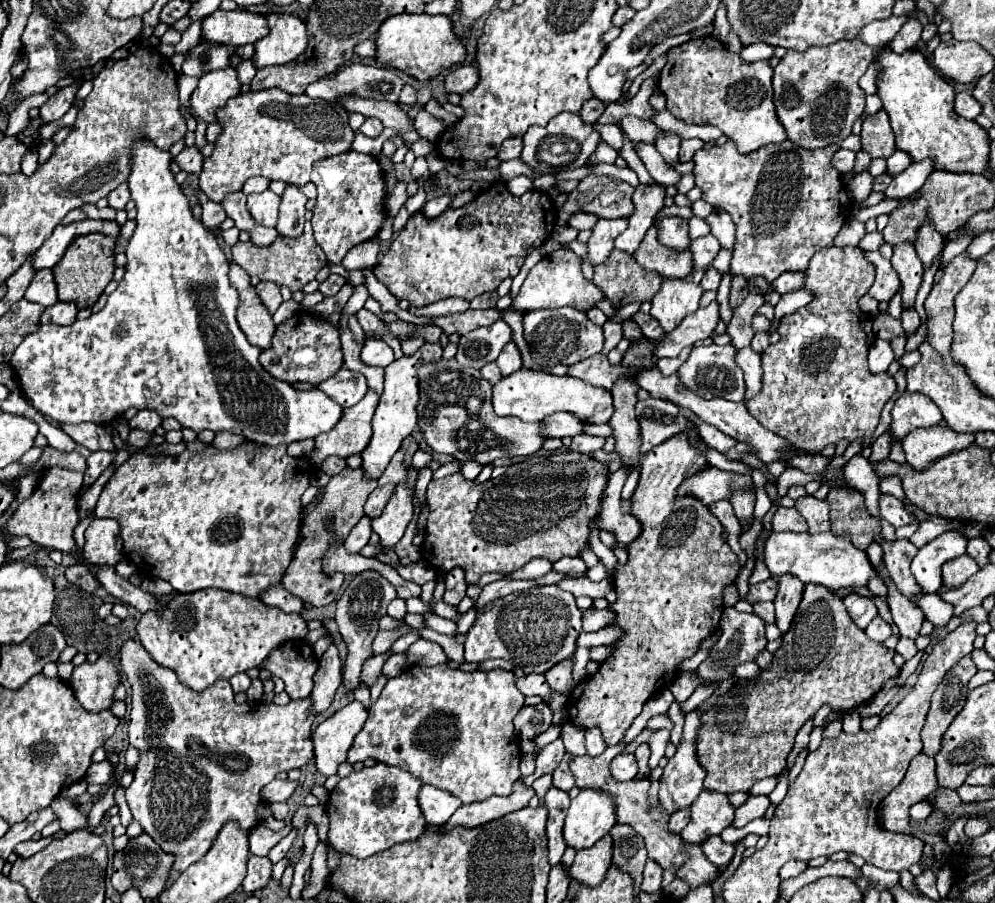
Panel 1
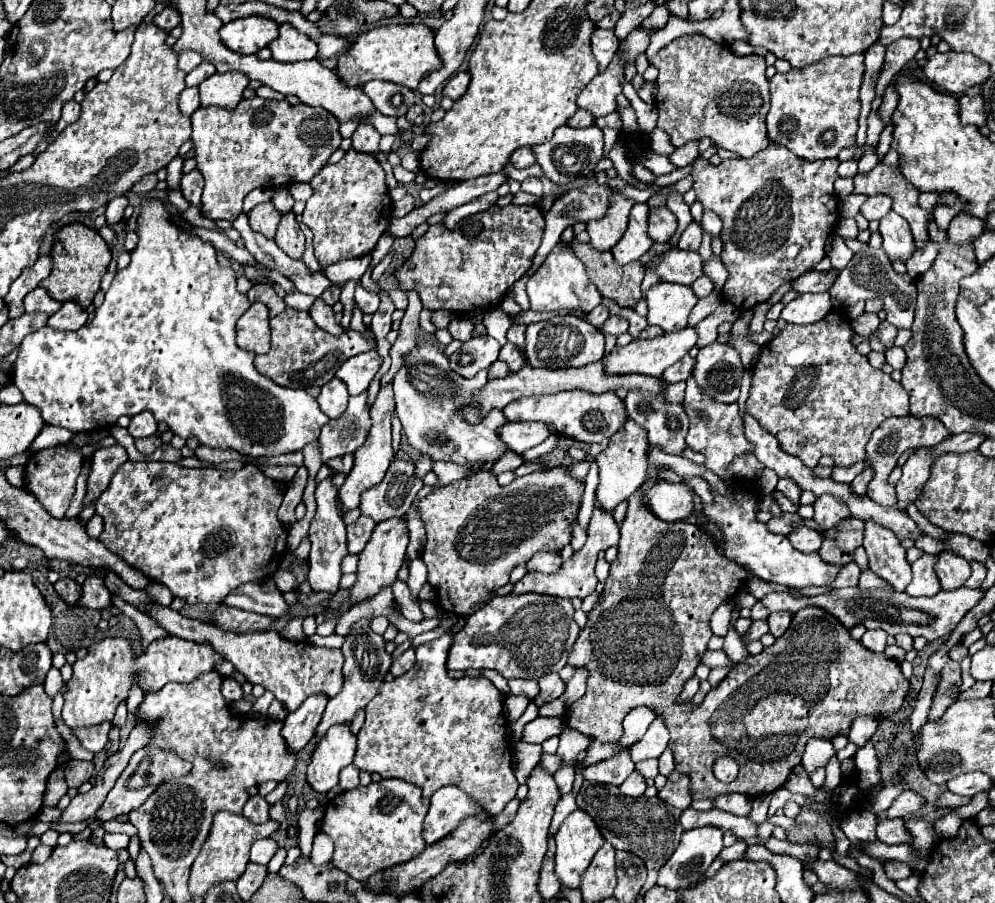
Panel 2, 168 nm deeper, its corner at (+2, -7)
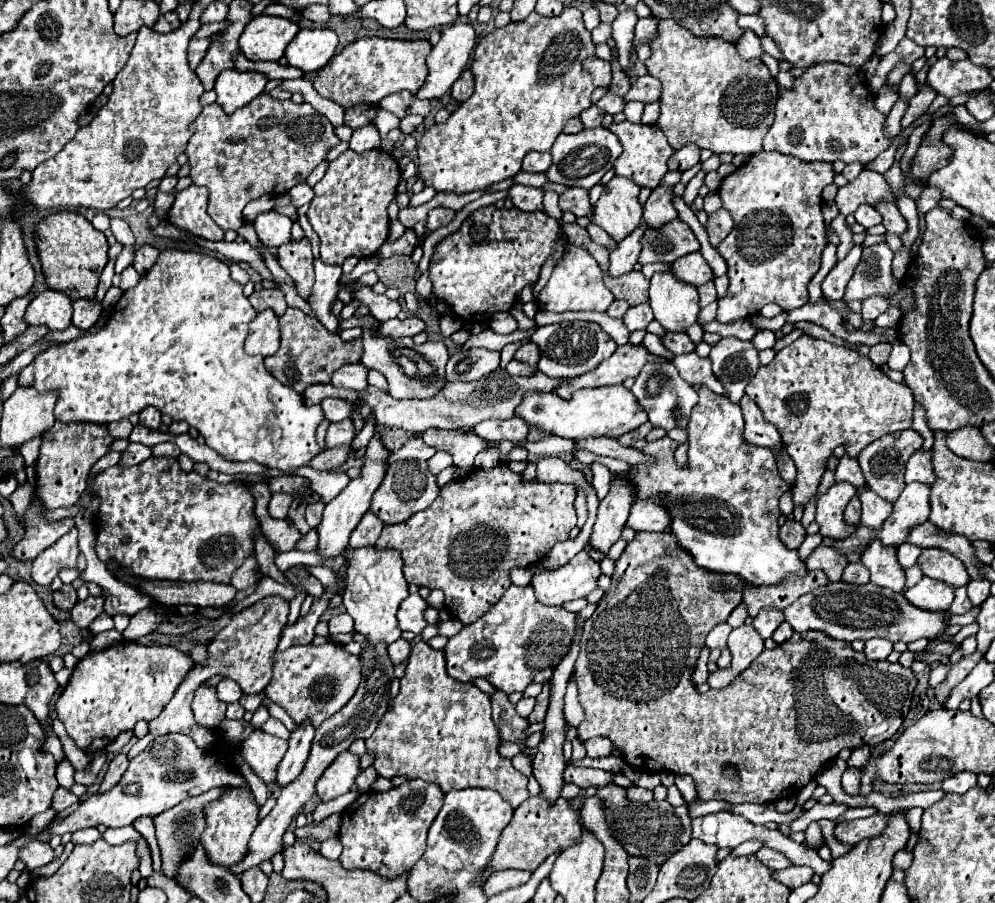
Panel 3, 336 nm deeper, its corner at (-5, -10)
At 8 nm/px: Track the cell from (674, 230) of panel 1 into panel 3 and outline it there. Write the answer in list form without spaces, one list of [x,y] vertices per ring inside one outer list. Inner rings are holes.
[[[654,188],[648,202],[644,204],[644,222],[652,228],[662,228],[664,224],[670,224],[676,218],[678,212],[672,206],[672,188]]]

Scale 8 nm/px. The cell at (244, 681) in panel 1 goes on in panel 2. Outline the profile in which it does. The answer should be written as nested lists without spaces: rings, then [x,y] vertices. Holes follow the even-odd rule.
[[[223,679],[221,683],[221,693],[225,697],[227,703],[233,703],[233,701],[239,701],[243,697],[243,691],[241,691],[241,685],[233,679]]]

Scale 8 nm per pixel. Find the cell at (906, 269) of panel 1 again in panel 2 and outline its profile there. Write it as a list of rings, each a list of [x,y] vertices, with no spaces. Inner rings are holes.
[[[889,211],[879,221],[879,231],[883,235],[883,249],[889,259],[907,261],[915,253],[911,229],[909,229],[907,221],[903,221],[903,217],[899,217],[897,213]]]

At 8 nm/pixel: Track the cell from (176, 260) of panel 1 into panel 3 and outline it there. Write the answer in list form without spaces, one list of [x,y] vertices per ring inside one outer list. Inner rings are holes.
[[[164,248],[160,252],[156,264],[140,278],[140,282],[134,288],[130,288],[122,294],[122,298],[118,300],[116,310],[110,316],[104,330],[100,330],[96,334],[86,334],[82,338],[76,338],[76,340],[70,340],[70,342],[64,342],[64,344],[54,344],[48,350],[42,350],[42,352],[36,354],[36,358],[32,362],[32,366],[34,366],[34,388],[40,394],[56,390],[58,402],[56,402],[54,414],[56,414],[56,420],[66,422],[66,424],[70,424],[70,422],[110,424],[110,422],[124,420],[134,412],[138,414],[146,406],[154,406],[162,414],[168,414],[176,422],[180,422],[180,420],[188,422],[192,428],[196,428],[204,436],[206,444],[212,450],[216,450],[220,456],[224,456],[226,460],[254,460],[254,462],[260,462],[268,468],[278,468],[282,472],[290,472],[290,470],[296,470],[300,466],[306,466],[320,452],[320,448],[316,444],[316,426],[324,420],[324,412],[318,406],[306,406],[304,396],[300,396],[292,388],[280,384],[264,368],[262,356],[248,356],[242,350],[242,344],[244,344],[246,334],[248,334],[248,322],[252,322],[256,318],[256,314],[258,312],[250,306],[248,298],[244,298],[242,286],[230,278],[230,270],[228,270],[226,262],[218,260],[216,256],[208,256],[208,254],[200,254],[200,252],[192,252],[192,250]]]

